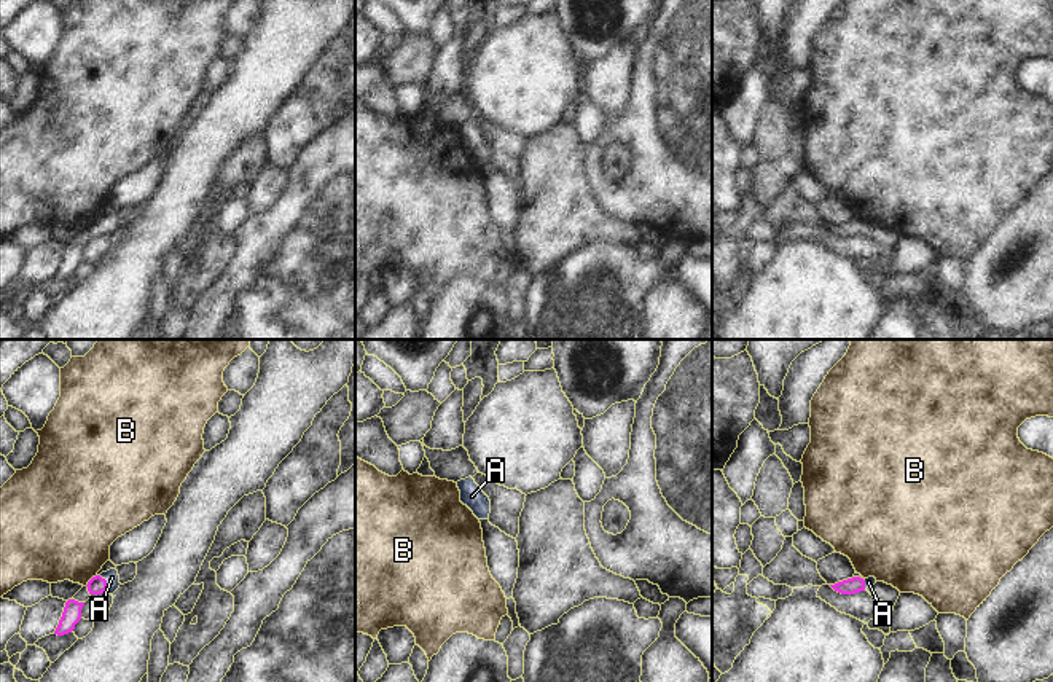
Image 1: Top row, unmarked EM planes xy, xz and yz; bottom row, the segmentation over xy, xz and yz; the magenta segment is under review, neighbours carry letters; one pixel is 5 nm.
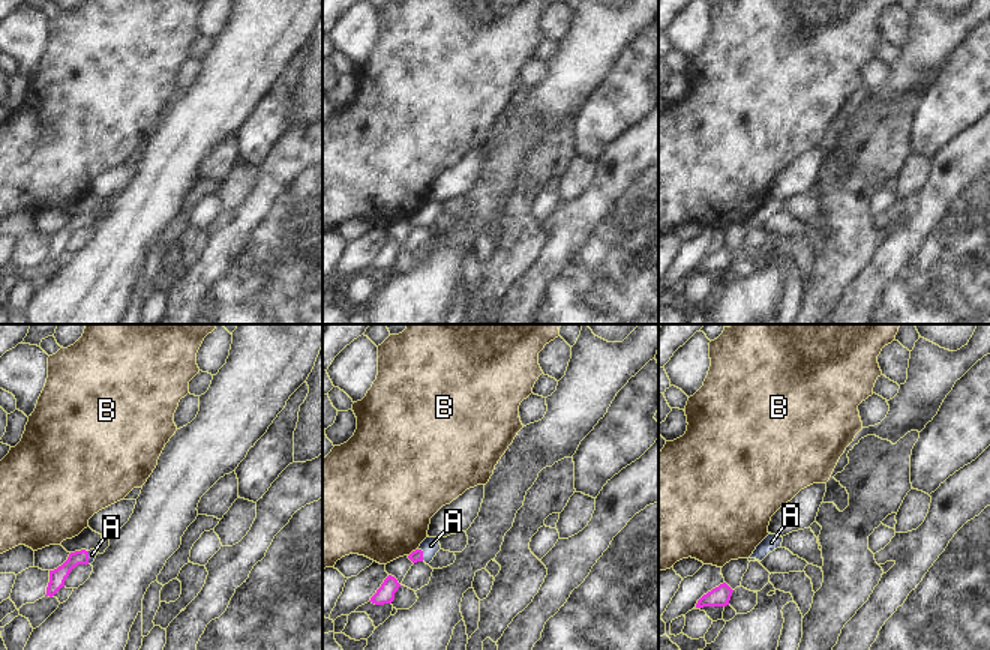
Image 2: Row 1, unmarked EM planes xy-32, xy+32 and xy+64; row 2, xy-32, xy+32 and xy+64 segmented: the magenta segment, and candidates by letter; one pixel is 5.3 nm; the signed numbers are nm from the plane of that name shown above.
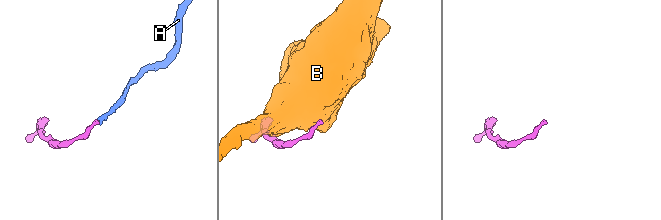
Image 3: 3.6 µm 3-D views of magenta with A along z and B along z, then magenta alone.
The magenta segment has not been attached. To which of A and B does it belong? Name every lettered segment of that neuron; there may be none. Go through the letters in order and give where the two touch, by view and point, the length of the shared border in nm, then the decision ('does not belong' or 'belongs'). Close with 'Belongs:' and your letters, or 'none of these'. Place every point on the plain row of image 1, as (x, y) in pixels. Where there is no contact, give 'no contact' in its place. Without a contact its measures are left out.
A: meets magenta in xy at (105, 227); contact 100 nm long; belongs
B: meets magenta in xy at (90, 223); contact 90 nm long; does not belong
Belongs: A

